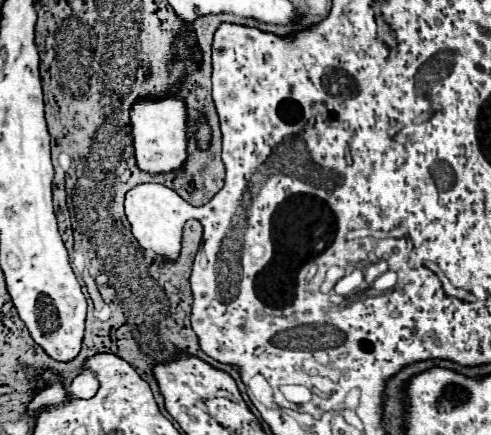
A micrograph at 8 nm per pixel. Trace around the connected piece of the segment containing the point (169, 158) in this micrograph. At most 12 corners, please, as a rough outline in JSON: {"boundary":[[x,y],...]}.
{"boundary":[[185,104],[131,108],[143,172],[175,172],[187,158]]}

